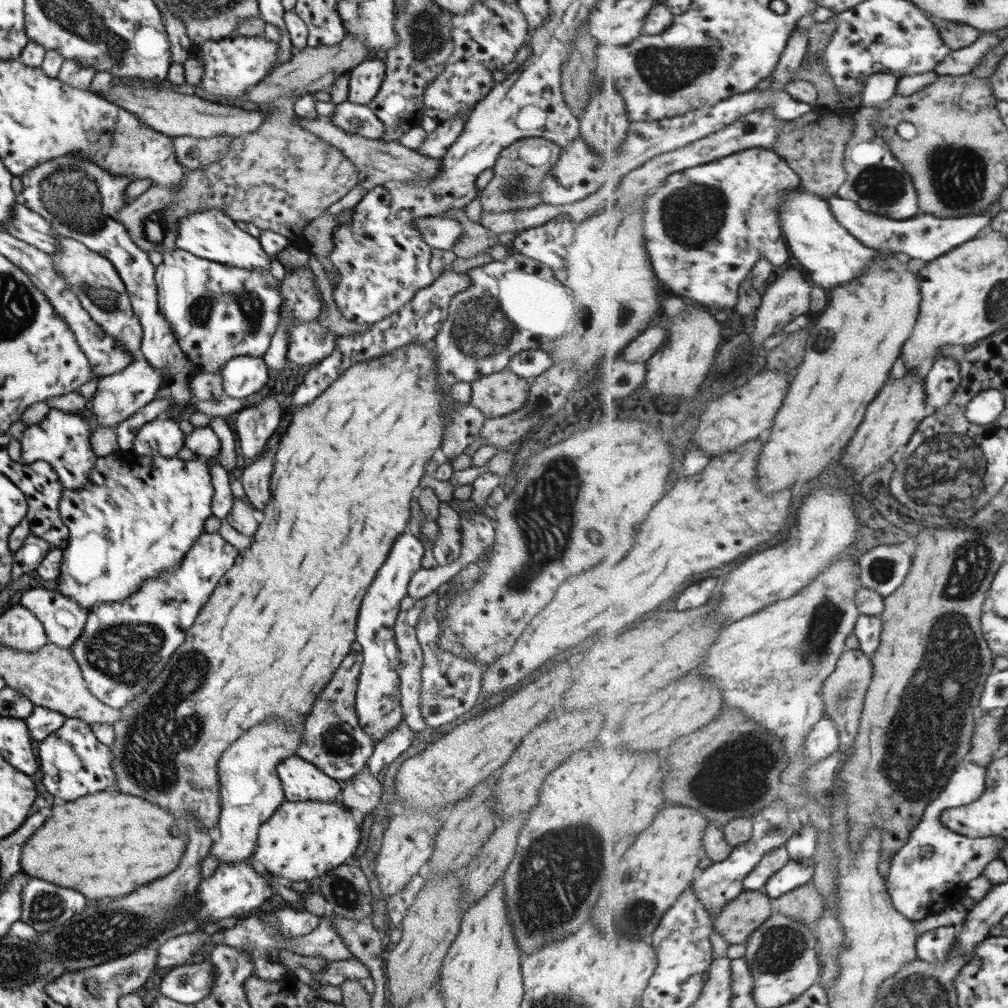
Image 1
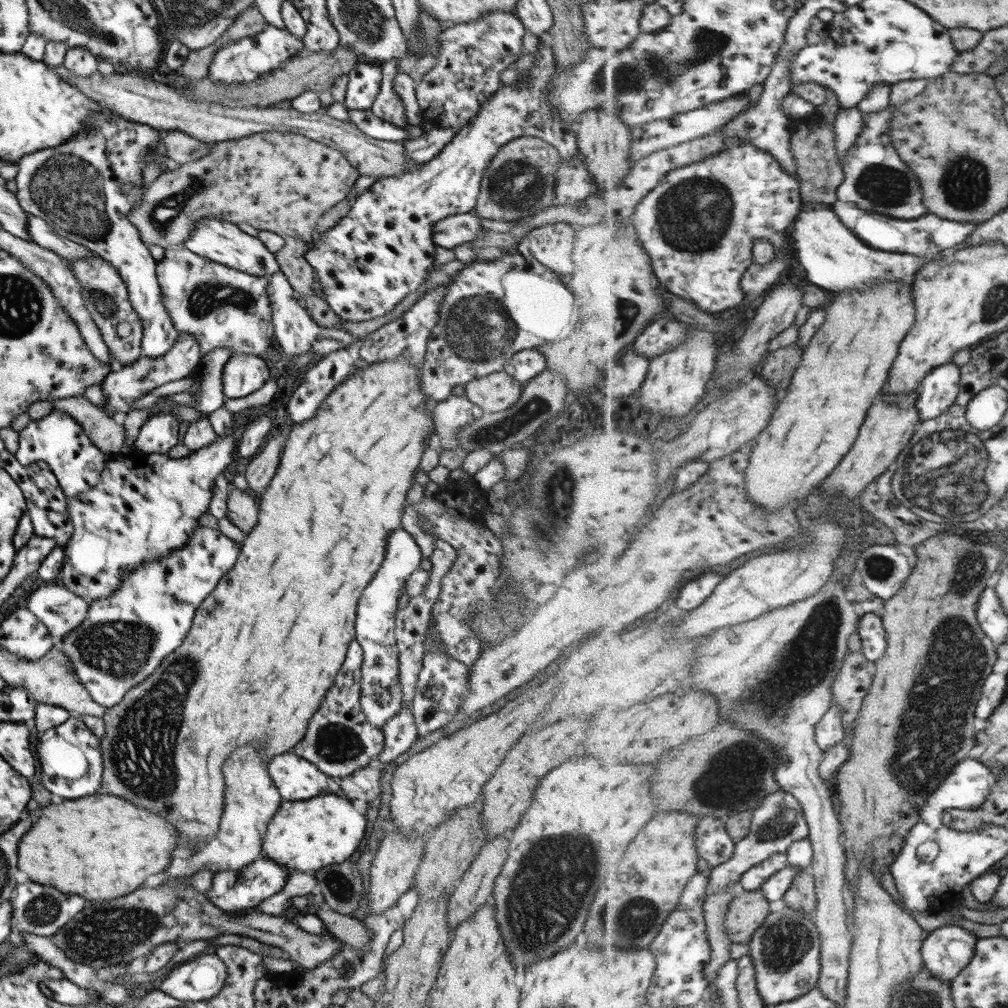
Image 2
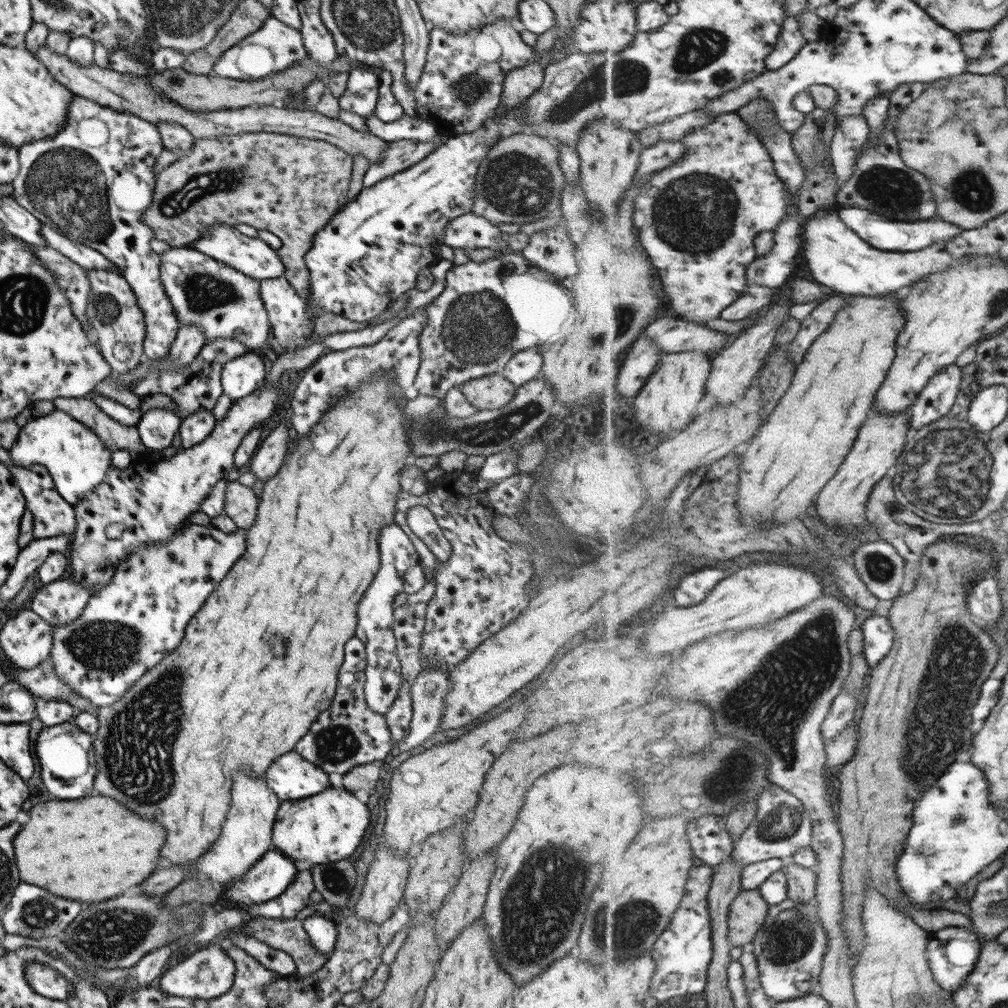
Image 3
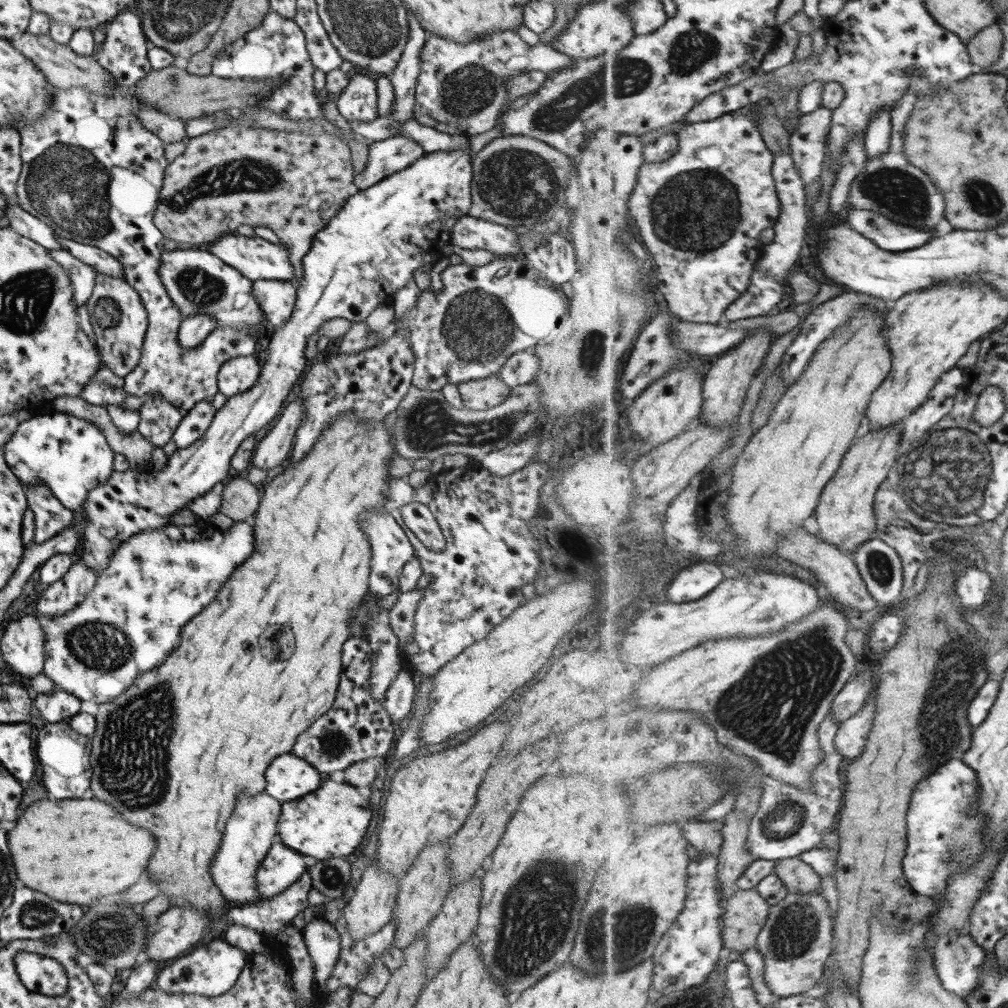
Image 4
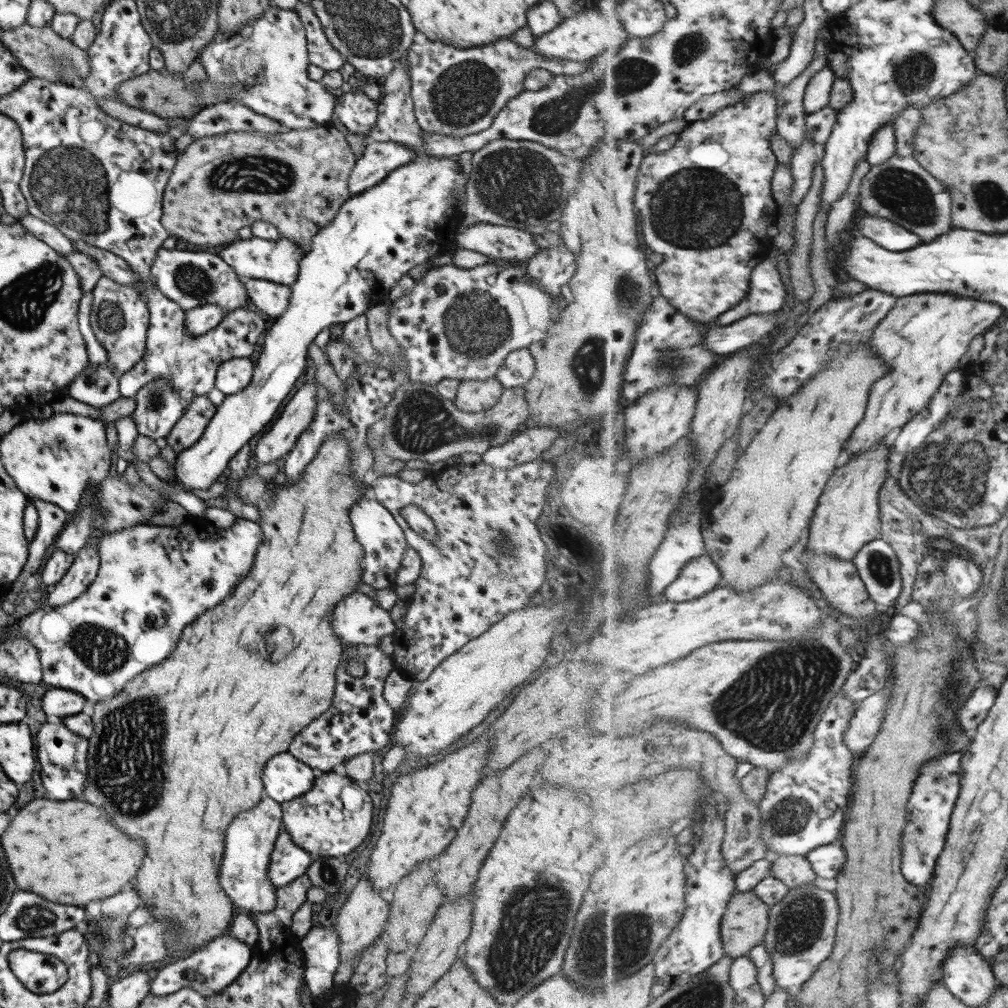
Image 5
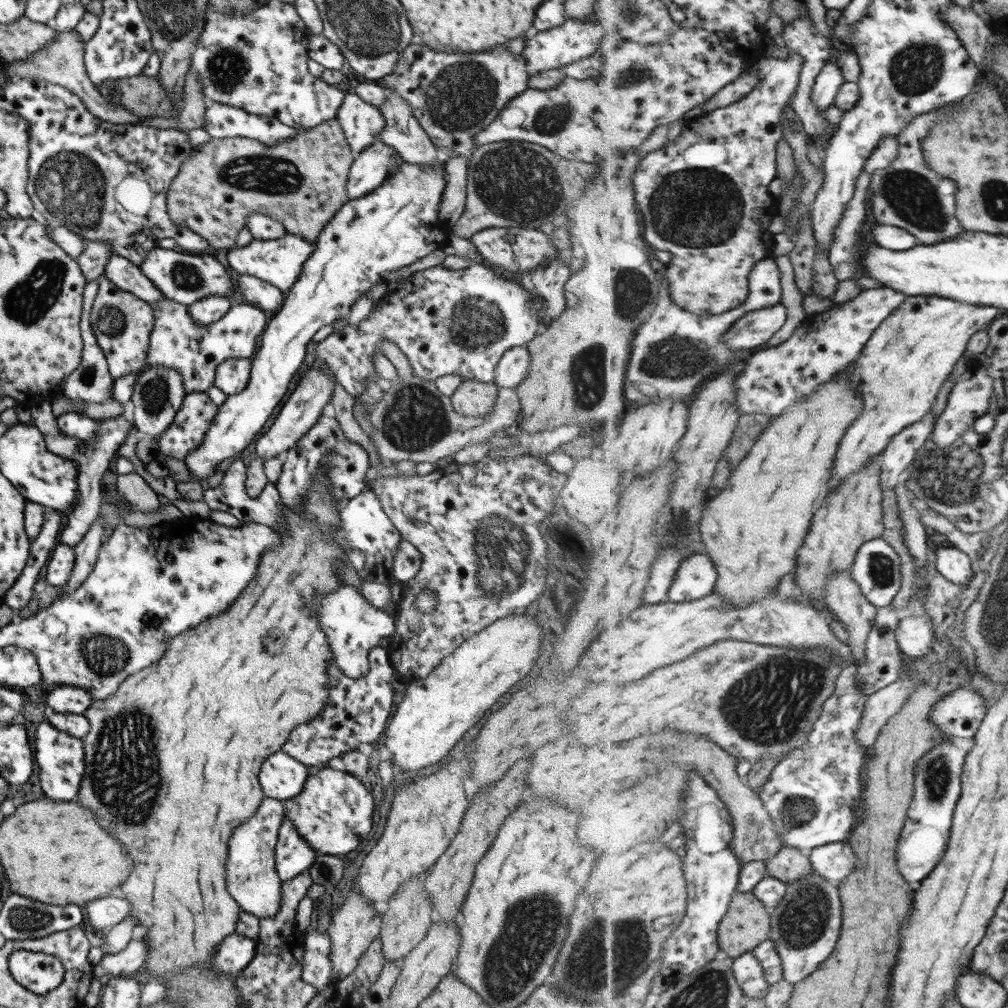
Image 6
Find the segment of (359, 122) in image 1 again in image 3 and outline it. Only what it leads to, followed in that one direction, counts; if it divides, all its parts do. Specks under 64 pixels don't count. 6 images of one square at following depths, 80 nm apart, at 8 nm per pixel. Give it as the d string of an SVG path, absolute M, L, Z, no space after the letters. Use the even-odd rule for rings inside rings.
M369 115L362 119L366 130L385 142L401 139L421 142L431 141L439 146L447 140L447 137L442 138L443 134L436 132L436 129L428 122L415 117L409 118L402 115L399 120L394 120L393 122L383 122L375 115Z

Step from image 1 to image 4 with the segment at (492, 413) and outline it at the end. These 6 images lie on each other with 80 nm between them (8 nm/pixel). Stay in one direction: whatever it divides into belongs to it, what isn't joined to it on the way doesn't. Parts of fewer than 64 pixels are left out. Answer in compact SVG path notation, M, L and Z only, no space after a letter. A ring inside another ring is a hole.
M496 375L478 381L461 382L457 385L461 404L465 409L487 410L501 405L510 394L509 386L505 386Z

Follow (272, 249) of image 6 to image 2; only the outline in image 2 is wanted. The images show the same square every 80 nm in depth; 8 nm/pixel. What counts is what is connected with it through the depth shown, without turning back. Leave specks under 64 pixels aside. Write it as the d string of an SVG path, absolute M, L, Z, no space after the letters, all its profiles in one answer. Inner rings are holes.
M215 217L200 218L192 226L188 237L182 242L182 246L193 251L193 254L199 254L203 258L218 262L223 266L258 277L269 277L279 271L274 255L263 246L257 237L242 232L236 224Z

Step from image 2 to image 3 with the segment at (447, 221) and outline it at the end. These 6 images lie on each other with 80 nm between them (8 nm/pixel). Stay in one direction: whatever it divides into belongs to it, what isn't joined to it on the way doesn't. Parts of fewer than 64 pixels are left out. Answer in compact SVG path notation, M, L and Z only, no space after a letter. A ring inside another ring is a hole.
M469 212L453 218L446 224L441 243L451 249L495 247L500 253L511 253L506 242L502 240L503 235L491 222Z

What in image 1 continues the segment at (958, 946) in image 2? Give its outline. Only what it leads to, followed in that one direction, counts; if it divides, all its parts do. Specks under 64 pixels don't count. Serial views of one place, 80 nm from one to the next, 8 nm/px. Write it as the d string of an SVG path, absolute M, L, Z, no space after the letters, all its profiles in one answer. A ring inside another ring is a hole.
M949 925L923 933L917 939L918 958L930 963L948 959L952 955L952 944L956 941L959 931L961 927Z

